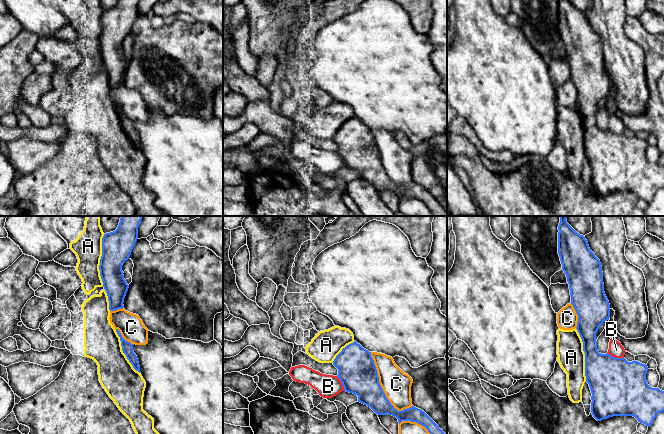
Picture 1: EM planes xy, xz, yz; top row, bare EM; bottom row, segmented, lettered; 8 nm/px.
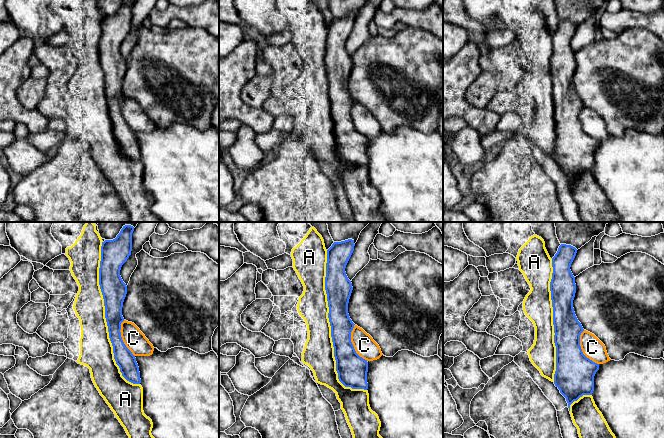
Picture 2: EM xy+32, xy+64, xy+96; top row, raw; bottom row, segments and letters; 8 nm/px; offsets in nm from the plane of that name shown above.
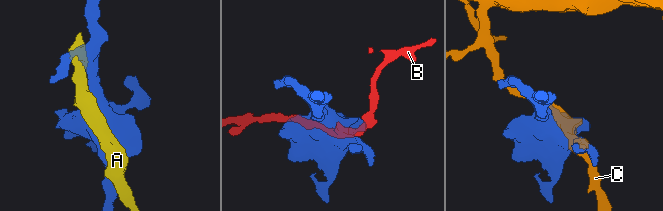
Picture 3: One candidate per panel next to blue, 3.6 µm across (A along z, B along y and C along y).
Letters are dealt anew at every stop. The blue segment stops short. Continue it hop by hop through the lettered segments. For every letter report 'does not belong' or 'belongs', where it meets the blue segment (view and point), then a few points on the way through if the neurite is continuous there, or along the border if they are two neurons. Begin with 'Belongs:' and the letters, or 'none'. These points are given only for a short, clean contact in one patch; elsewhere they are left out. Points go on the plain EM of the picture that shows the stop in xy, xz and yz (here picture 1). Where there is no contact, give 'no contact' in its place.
Belongs: A
A: belongs; meets blue in yz at (585, 131)
B: does not belong; meets blue in yz at (614, 133)
C: does not belong; meets blue in xz at (381, 164)

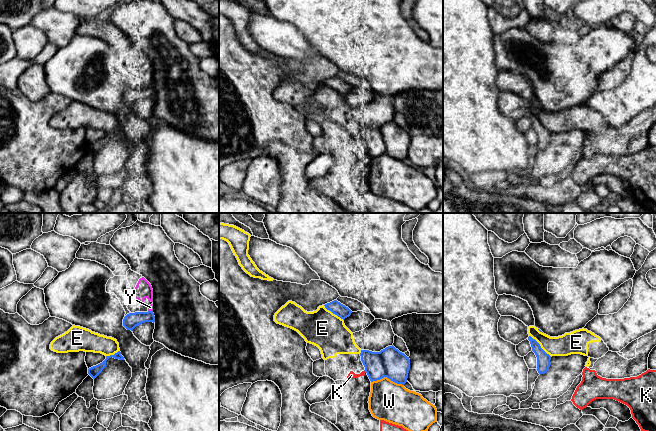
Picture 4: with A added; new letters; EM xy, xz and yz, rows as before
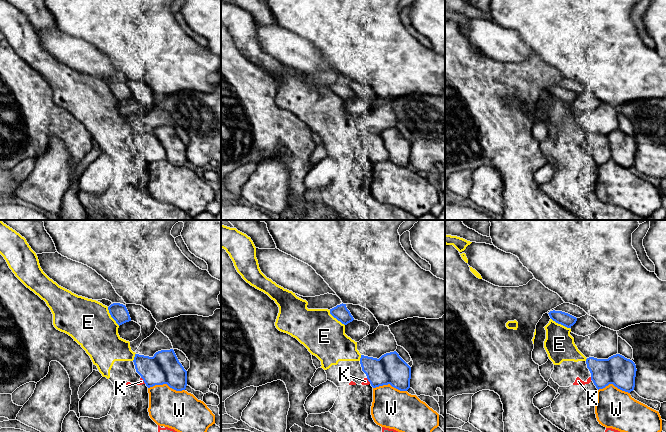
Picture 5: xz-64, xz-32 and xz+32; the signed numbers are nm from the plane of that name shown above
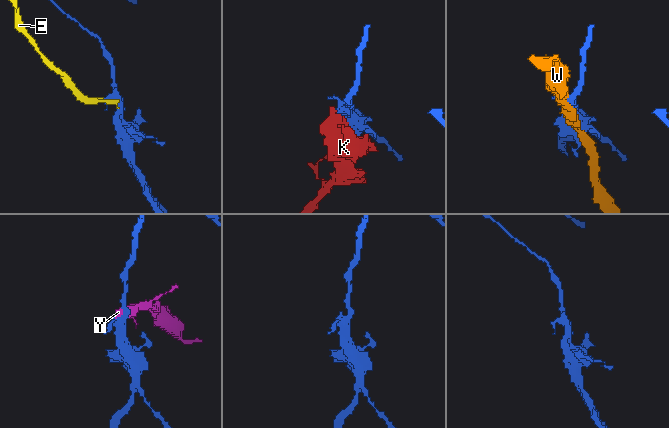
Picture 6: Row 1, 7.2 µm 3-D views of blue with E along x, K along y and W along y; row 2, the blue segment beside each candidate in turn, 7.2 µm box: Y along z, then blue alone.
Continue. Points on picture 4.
Belongs: none
E: does not belong; meets blue in yz at (540, 122); border along yz (529, 111), (551, 132)
K: does not belong; meets blue in yz at (647, 208)
W: does not belong; meets blue in xz at (387, 153)
Y: does not belong; meets blue in xy at (150, 87)

